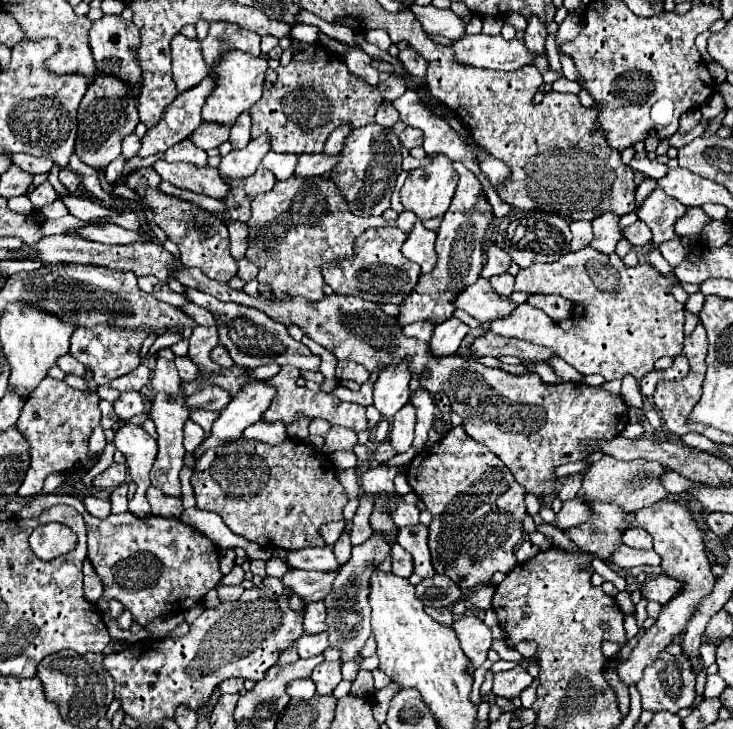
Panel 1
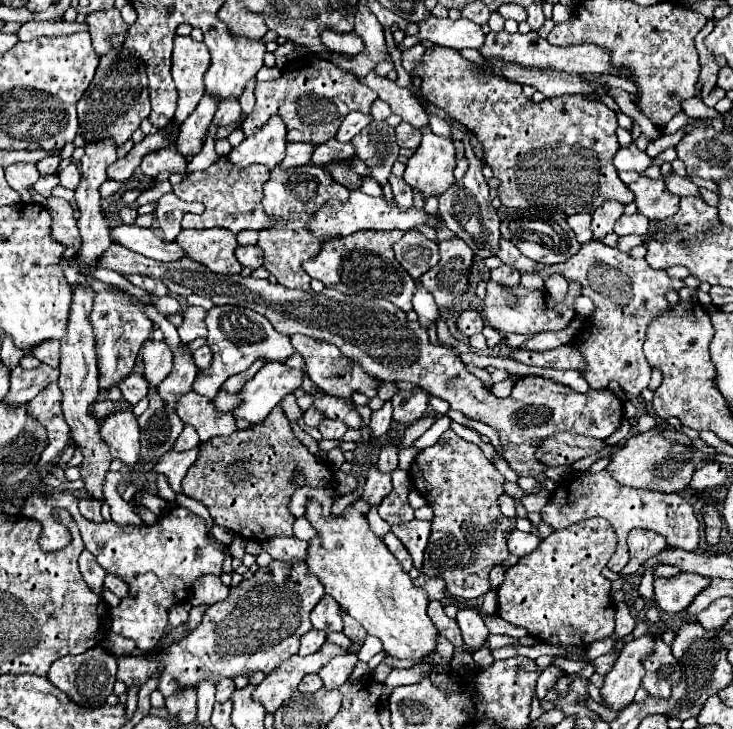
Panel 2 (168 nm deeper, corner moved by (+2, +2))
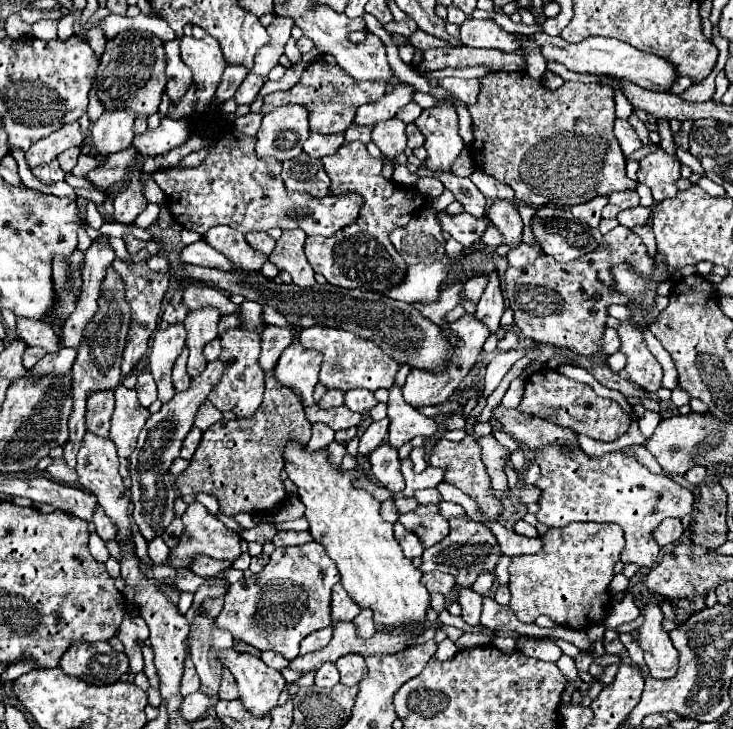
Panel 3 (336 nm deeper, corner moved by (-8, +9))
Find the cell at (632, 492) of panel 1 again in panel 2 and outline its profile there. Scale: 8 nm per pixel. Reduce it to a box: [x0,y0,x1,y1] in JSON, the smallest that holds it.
[606,428,714,492]

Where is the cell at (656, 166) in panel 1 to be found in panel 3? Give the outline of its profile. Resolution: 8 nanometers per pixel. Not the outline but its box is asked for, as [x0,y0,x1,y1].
[614,117,642,155]

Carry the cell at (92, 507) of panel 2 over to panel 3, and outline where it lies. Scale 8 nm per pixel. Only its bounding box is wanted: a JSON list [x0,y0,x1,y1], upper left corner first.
[94,505,116,541]

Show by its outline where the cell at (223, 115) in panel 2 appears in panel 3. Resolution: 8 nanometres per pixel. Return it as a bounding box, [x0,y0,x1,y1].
[236,73,264,105]

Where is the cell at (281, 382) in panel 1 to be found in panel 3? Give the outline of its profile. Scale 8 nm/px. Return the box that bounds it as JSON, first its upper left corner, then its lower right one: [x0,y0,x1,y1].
[344,389,378,415]

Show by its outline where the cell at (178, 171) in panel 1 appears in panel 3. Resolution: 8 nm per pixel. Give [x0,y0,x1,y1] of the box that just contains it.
[132,117,190,155]

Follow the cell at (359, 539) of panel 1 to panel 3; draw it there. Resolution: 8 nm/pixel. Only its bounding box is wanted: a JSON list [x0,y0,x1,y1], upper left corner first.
[370,443,404,491]

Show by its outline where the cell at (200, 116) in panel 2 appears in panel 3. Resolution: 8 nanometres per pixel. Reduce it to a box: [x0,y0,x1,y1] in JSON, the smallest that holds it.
[216,65,248,101]

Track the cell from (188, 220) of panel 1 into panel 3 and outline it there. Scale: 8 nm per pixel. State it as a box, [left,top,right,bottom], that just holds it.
[204,225,268,271]

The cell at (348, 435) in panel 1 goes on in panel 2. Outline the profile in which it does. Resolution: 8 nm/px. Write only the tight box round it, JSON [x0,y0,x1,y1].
[318,418,348,440]

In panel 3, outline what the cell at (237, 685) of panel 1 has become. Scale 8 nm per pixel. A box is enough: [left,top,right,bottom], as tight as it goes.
[218,669,238,701]

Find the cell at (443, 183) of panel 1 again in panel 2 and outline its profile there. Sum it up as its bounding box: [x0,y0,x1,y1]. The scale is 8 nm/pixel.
[404,128,454,200]

